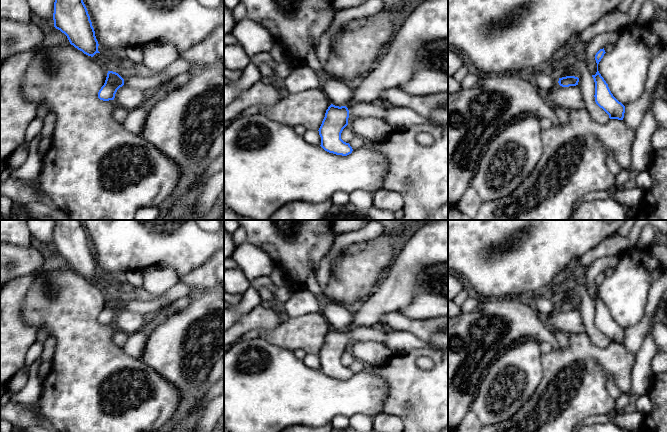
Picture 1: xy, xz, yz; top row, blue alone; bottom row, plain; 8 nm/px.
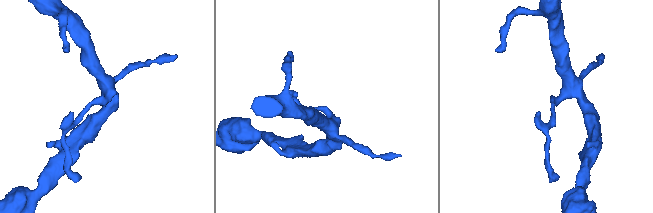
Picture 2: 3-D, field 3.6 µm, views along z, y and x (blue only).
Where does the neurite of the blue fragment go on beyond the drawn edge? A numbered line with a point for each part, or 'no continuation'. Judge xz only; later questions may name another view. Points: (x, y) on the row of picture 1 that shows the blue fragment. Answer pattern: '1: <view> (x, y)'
1: xz (378, 109)

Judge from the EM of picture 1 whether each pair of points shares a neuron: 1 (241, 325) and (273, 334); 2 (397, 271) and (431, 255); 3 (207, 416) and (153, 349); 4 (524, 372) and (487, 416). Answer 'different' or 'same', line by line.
1: different
2: same
3: different
4: same

